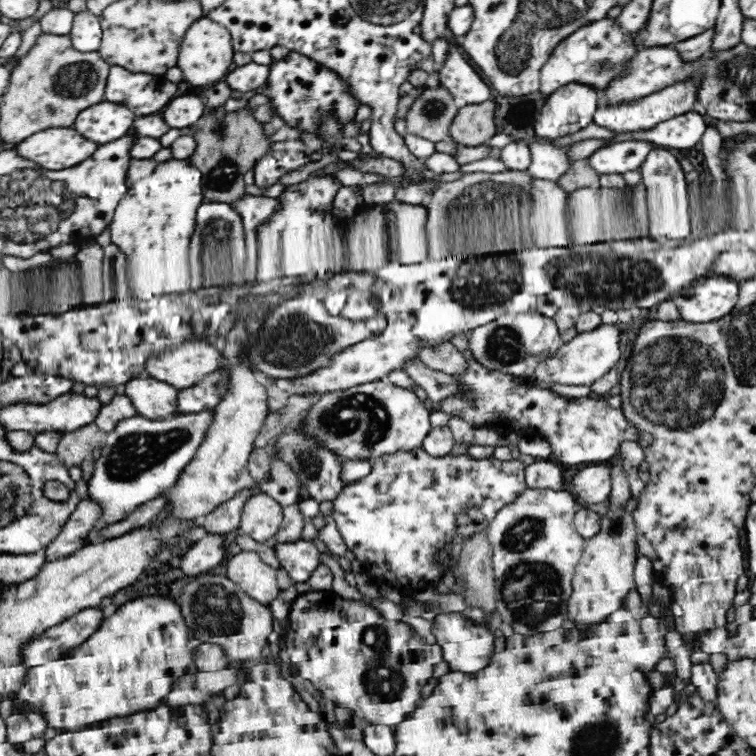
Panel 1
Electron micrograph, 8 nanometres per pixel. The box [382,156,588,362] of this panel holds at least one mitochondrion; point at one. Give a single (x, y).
(478, 214)

